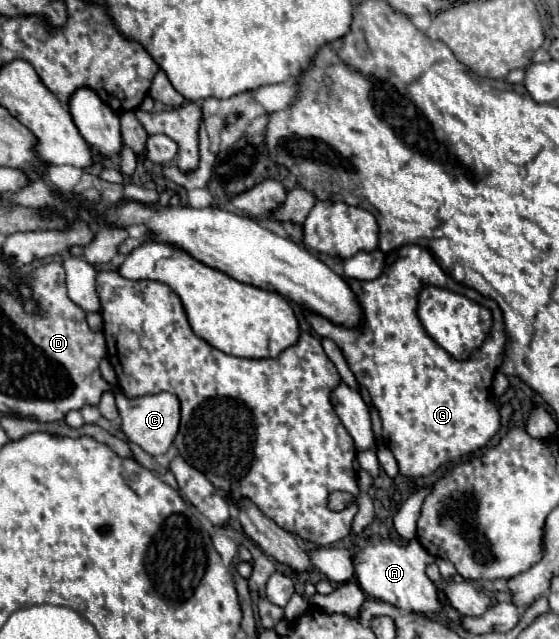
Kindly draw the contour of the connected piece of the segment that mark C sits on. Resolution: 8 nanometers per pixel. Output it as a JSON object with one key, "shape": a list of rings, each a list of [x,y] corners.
{"shape":[[[119,388],[115,392],[115,400],[117,400],[117,408],[119,408],[119,414],[121,414],[121,420],[123,420],[121,428],[123,428],[125,436],[131,442],[139,444],[151,456],[165,454],[169,450],[169,446],[173,444],[175,434],[179,430],[179,400],[173,394],[169,394],[169,392],[129,398]]]}

